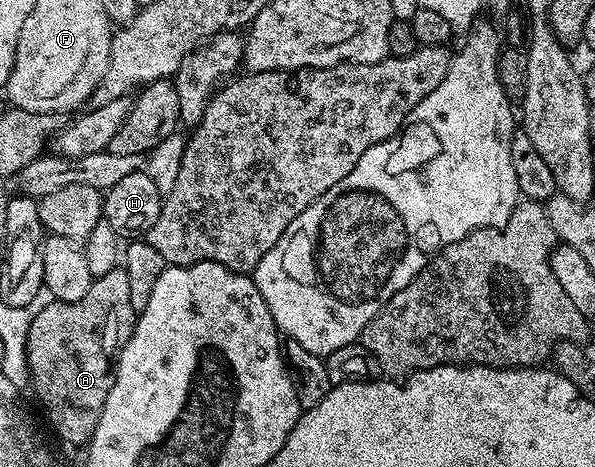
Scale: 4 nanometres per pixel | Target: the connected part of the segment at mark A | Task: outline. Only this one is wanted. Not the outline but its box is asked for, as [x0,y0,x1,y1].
[26,265,136,444]

